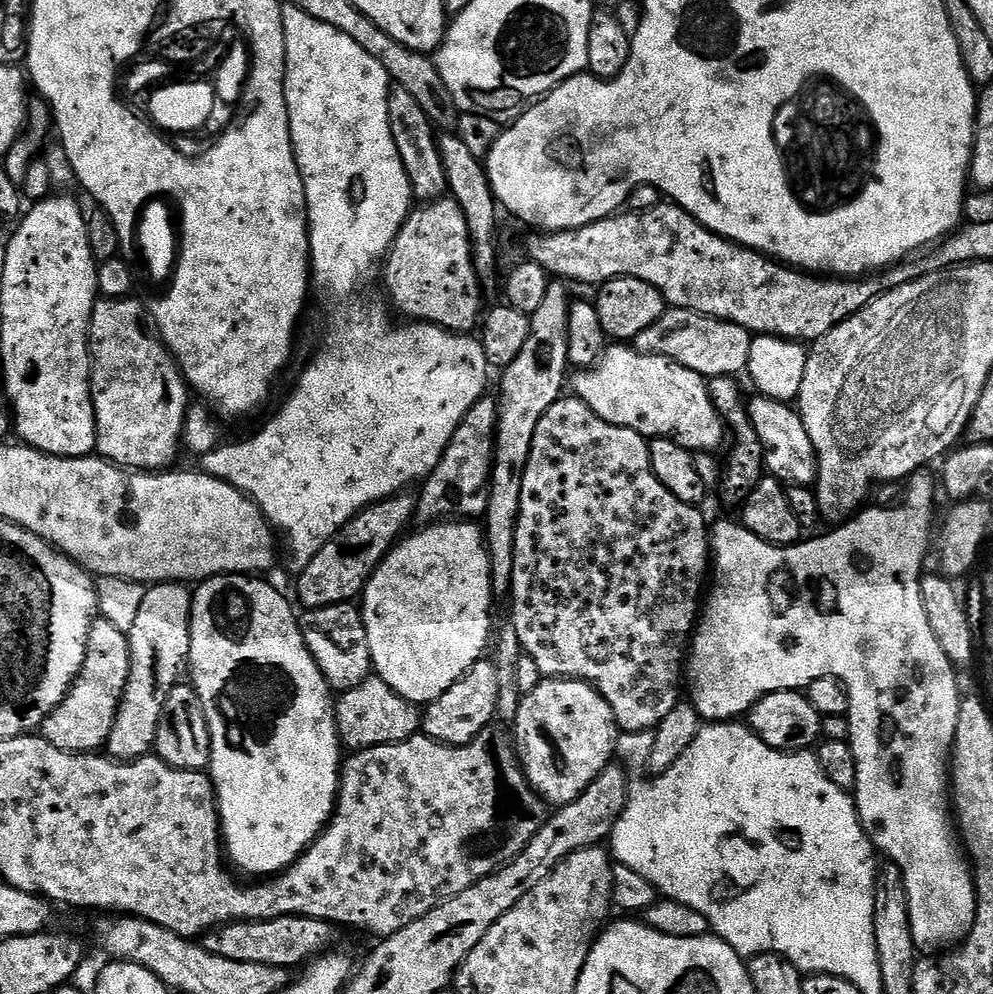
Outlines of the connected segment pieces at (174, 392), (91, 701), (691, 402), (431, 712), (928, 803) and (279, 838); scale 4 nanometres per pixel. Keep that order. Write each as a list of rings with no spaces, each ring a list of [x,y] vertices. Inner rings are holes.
[[[100,298],[92,311],[92,321],[88,327],[88,351],[92,353],[96,452],[108,463],[125,470],[168,470],[175,465],[172,463],[176,455],[182,452],[184,419],[190,407],[190,389],[180,374],[180,367],[172,359],[172,353],[164,347],[164,341],[144,329],[145,312],[145,305],[136,298]]]
[[[103,618],[92,621],[88,635],[88,649],[82,670],[68,687],[60,705],[48,715],[42,725],[42,734],[50,746],[67,752],[91,752],[103,749],[116,717],[116,709],[126,688],[130,668],[130,646],[125,632],[114,622]]]
[[[609,343],[603,356],[591,368],[577,371],[571,377],[570,388],[576,399],[586,402],[586,406],[590,406],[590,410],[594,410],[598,418],[614,426],[634,430],[646,438],[672,440],[693,454],[715,453],[716,447],[724,440],[726,424],[718,410],[711,404],[705,377],[698,375],[694,370],[686,370],[686,366],[665,356],[651,356],[645,352],[638,352],[635,347],[627,343]]]
[[[482,658],[442,698],[432,701],[422,712],[422,732],[440,744],[468,744],[483,728],[493,723],[498,702],[498,674],[491,659]]]
[[[913,475],[907,481],[909,484],[908,488],[906,484],[902,502],[895,506],[865,507],[843,521],[837,527],[840,528],[837,532],[828,532],[825,536],[814,537],[813,540],[804,538],[787,546],[768,544],[740,522],[731,524],[728,520],[720,520],[716,525],[713,523],[710,528],[710,587],[707,589],[702,611],[690,637],[690,651],[686,656],[686,692],[692,695],[689,696],[690,702],[696,707],[701,721],[728,722],[751,712],[757,700],[771,692],[804,690],[814,678],[833,676],[842,681],[848,692],[847,741],[852,745],[858,766],[854,793],[856,813],[860,816],[860,824],[869,840],[879,851],[881,848],[888,855],[887,859],[900,869],[910,906],[912,937],[917,949],[924,954],[940,954],[957,947],[968,935],[976,917],[976,894],[974,873],[958,843],[954,820],[950,815],[949,756],[956,733],[962,691],[960,692],[960,686],[956,682],[957,669],[950,662],[950,658],[946,658],[942,646],[938,646],[938,638],[934,638],[934,630],[930,630],[930,622],[926,622],[926,610],[922,610],[920,597],[920,577],[925,571],[924,559],[928,556],[928,539],[932,536],[932,503],[936,500],[936,488],[932,485],[931,478],[924,475]]]
[[[252,574],[212,576],[197,587],[200,589],[192,592],[192,625],[190,626],[190,650],[187,659],[190,668],[192,664],[190,683],[196,689],[198,698],[202,702],[202,710],[206,714],[206,722],[212,735],[212,761],[209,762],[207,771],[216,788],[216,811],[220,814],[222,848],[231,867],[237,873],[245,872],[246,875],[252,876],[248,878],[271,878],[290,867],[302,853],[308,851],[308,847],[315,842],[317,836],[328,827],[332,812],[336,809],[342,767],[342,755],[340,756],[342,745],[336,729],[334,693],[328,687],[322,670],[318,670],[302,638],[298,612],[293,601],[291,599],[288,601],[274,585],[267,584],[264,580],[267,579],[257,578]]]

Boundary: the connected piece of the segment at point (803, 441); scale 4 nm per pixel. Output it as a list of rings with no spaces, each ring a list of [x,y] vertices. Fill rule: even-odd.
[[[759,394],[753,395],[753,400],[750,399],[746,404],[747,413],[747,423],[756,431],[756,439],[759,440],[761,449],[763,449],[762,455],[764,458],[764,467],[766,469],[767,475],[776,477],[777,480],[783,482],[788,486],[812,486],[816,482],[816,451],[814,450],[814,444],[810,442],[810,436],[806,434],[806,428],[802,422],[799,411],[795,407],[789,406],[787,403],[781,402],[779,400],[772,400],[768,396],[761,396]]]

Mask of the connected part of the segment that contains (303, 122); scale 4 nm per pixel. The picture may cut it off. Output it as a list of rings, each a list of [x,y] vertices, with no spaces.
[[[285,3],[282,7],[282,26],[284,27],[284,37],[286,38],[286,70],[284,71],[285,86],[284,97],[288,107],[288,117],[290,118],[290,134],[292,135],[292,149],[296,151],[296,165],[300,168],[300,177],[304,183],[304,205],[308,208],[308,254],[310,257],[310,276],[320,288],[324,288],[324,296],[332,303],[332,309],[328,312],[328,329],[324,332],[324,345],[316,352],[316,360],[312,360],[304,368],[304,373],[300,376],[300,381],[296,384],[296,389],[292,392],[292,397],[280,408],[280,413],[261,430],[257,436],[252,436],[249,440],[244,440],[241,444],[221,443],[214,450],[205,452],[199,457],[199,471],[208,476],[218,478],[230,486],[234,486],[239,492],[245,492],[260,508],[261,514],[265,516],[268,523],[278,533],[279,539],[288,547],[288,556],[292,559],[293,569],[305,568],[338,534],[340,528],[344,528],[363,510],[369,508],[371,504],[377,504],[380,500],[385,500],[387,496],[394,496],[397,492],[405,491],[417,480],[423,481],[438,466],[442,454],[446,450],[448,443],[454,438],[454,430],[466,418],[466,414],[472,407],[485,399],[484,387],[488,384],[490,369],[486,362],[486,354],[482,350],[479,339],[472,334],[461,334],[450,332],[446,328],[440,328],[436,324],[426,324],[423,322],[404,322],[399,328],[390,317],[384,313],[384,308],[380,304],[363,304],[356,300],[356,291],[364,284],[364,276],[372,272],[372,267],[379,265],[387,257],[388,249],[396,241],[398,230],[406,222],[409,212],[414,207],[414,197],[412,187],[408,181],[406,170],[402,166],[402,158],[398,154],[398,146],[394,142],[394,134],[390,130],[388,121],[388,90],[390,87],[390,77],[387,70],[354,38],[342,34],[342,30],[334,30],[334,26],[326,26],[326,22],[318,22],[310,18],[302,10]]]

